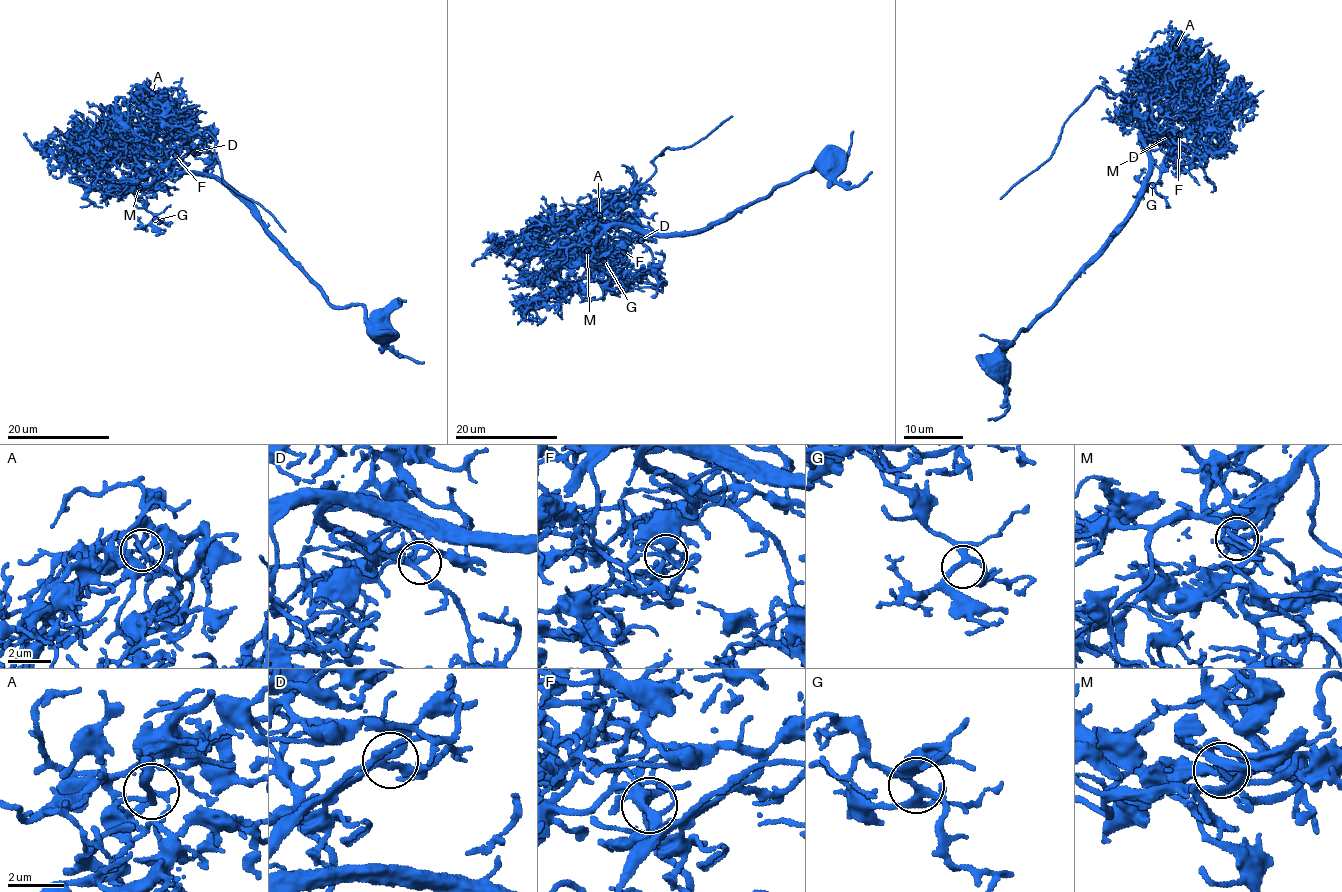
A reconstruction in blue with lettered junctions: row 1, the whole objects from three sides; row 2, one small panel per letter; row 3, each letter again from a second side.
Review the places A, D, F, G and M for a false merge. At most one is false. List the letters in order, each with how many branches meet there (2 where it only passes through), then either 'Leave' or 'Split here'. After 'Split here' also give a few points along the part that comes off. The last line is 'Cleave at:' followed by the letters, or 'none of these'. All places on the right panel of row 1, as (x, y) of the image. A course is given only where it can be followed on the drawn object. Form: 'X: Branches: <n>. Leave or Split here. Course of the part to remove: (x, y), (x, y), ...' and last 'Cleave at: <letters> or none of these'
A: Branches: 3. Split here. Course of the part to remove: (1176, 48), (1155, 53), (1143, 69), (1143, 89), (1111, 97), (1093, 88), (1064, 124), (1048, 161), (1000, 198)
D: Branches: 3. Leave
F: Branches: 3. Leave
G: Branches: 3. Leave
M: Branches: 3. Leave
Cleave at: A

